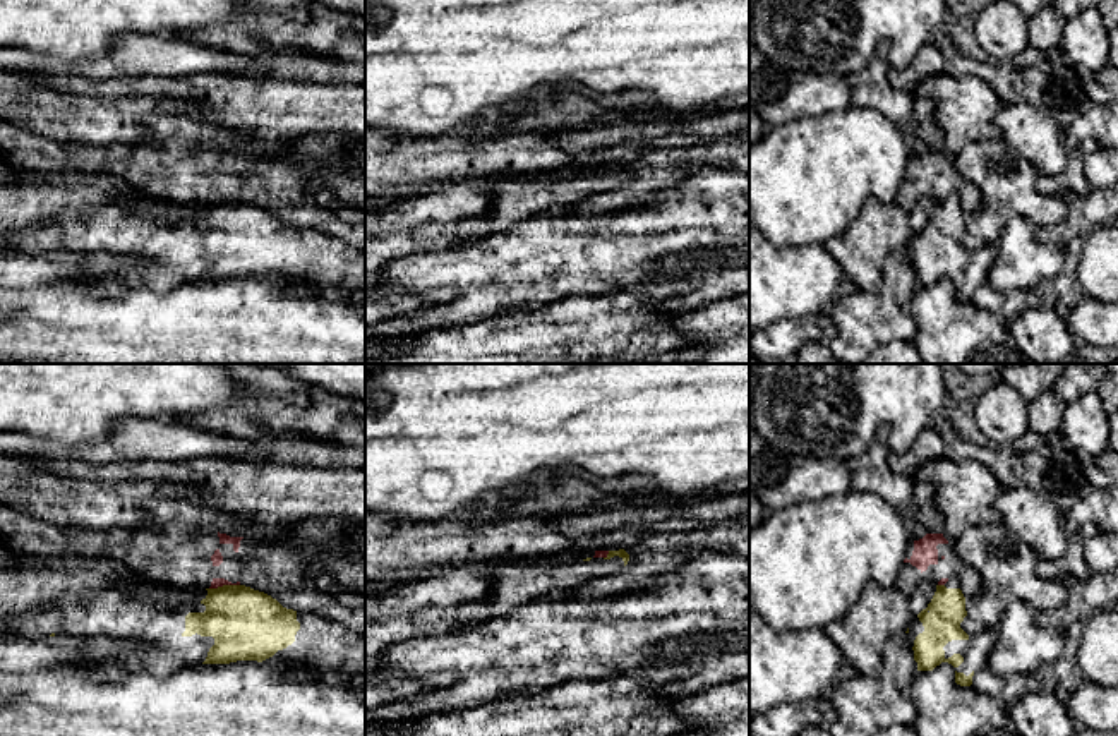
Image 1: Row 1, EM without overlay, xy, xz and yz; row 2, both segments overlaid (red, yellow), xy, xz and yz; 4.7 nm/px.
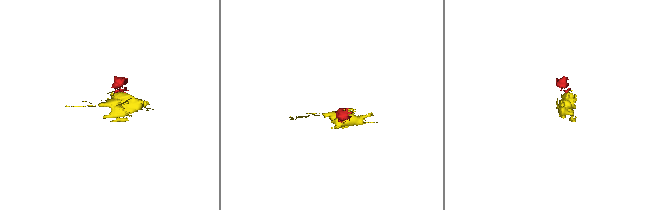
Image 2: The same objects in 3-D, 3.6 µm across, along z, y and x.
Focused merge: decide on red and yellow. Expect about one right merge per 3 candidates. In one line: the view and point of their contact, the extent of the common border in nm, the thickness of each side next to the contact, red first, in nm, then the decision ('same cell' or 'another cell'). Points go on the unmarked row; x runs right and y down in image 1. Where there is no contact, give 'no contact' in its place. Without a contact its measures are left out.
meets red in xy at (223, 199); contact 150 nm long; 50 nm thick on the red side, 340 nm on the other; another cell

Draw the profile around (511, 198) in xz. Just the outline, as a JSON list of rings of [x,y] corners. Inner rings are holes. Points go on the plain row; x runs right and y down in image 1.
[[[624,165],[573,180],[526,180],[523,177],[490,175],[484,190],[490,202],[482,216],[454,223],[429,223],[412,232],[365,233],[365,292],[379,283],[382,271],[394,259],[434,252],[449,245],[473,244],[482,237],[504,232],[521,220],[556,213],[595,194],[616,189],[628,177],[629,170]]]

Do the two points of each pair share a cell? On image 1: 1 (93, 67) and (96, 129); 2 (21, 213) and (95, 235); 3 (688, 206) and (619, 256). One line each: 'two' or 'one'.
1: two
2: two
3: one

